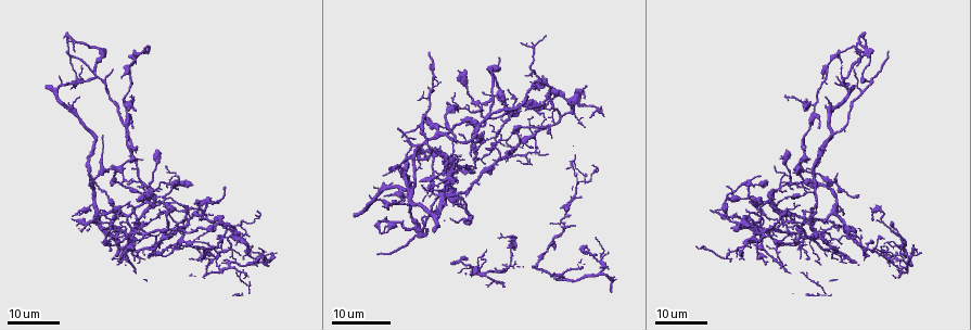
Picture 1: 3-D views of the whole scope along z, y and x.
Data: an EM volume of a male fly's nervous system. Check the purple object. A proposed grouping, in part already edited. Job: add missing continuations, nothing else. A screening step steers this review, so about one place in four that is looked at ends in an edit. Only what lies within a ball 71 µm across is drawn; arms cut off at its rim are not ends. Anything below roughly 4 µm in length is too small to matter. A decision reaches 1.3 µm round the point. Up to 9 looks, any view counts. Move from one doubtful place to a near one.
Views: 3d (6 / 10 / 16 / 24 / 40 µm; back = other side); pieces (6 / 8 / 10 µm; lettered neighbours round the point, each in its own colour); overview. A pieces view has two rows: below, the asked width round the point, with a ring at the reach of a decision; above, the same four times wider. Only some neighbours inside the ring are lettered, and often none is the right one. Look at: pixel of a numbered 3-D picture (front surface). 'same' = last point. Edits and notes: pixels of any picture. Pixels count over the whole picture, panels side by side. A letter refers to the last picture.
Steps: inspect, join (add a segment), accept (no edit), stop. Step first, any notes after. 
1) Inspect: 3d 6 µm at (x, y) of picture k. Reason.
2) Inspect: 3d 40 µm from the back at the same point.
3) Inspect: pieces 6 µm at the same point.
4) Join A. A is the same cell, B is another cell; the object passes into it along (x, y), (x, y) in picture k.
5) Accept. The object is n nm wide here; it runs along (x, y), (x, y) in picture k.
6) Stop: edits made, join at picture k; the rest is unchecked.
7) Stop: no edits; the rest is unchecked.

Inspect: 3d 24 µm at (110, 69) of picture 1. Tapers out.

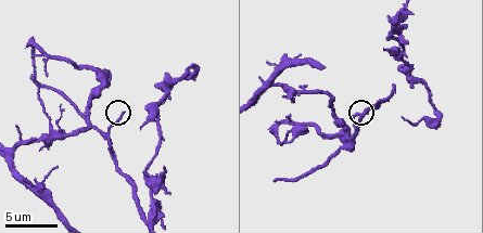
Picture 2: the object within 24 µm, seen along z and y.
Inspect: pieces 10 µm at (123, 112) of picture 2. See the neighbours.

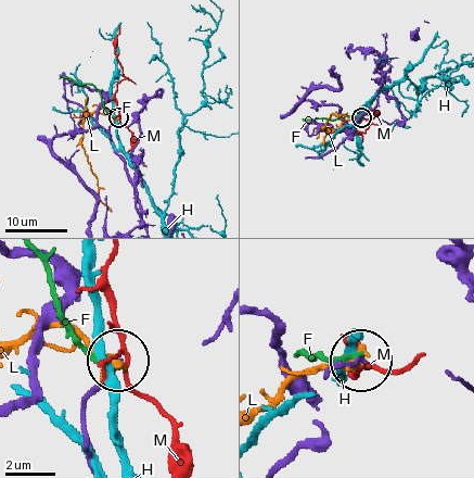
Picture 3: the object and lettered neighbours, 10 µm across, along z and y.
Accept. F, H, L and M are other cells; no lettered segment goes on from it.

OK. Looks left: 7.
Inspect: 3d 16 µm at (129, 94) of picture 1. Tapers out.

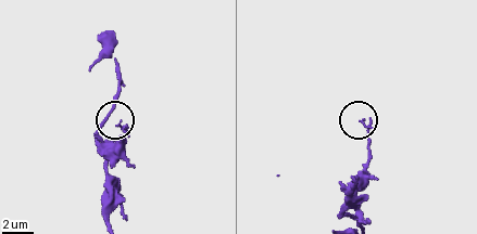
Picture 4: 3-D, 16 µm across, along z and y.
Inspect: pieces 8 µm at (360, 121) of picture 4.

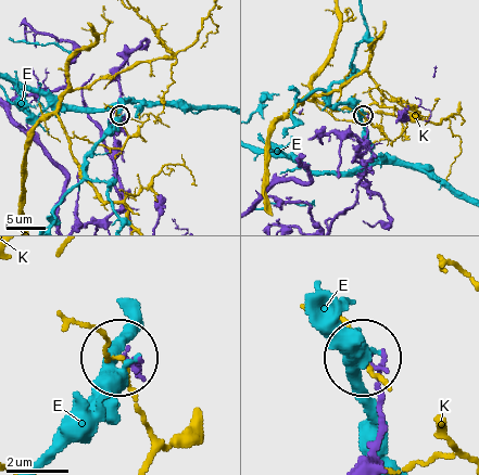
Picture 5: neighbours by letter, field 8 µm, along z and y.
Accept. E and K are other cells; none of them fits.

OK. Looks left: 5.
Inspect: 3d 16 µm at (786, 150) of picture 1. An open end.

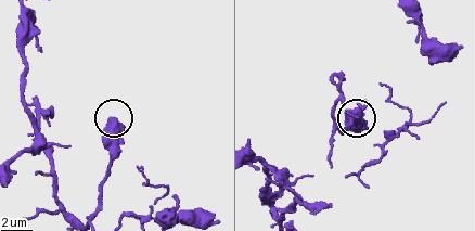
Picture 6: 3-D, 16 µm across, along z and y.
Inspect: pieces 10 µm at (115, 120) of picture 6.

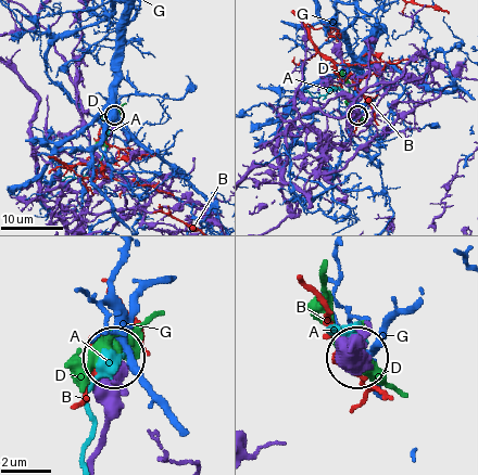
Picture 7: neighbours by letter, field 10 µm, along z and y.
Accept. A, B, D and G are other cells; no lettered segment goes on from it.

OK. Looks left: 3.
Inspect: 3d 24 µm at (485, 148) of picture 1. Branch stops here.

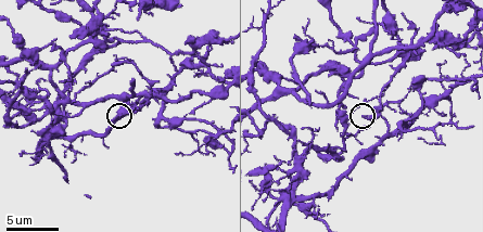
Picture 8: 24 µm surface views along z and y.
Inspect: 3d 10 µm at (118, 116) of picture 8.

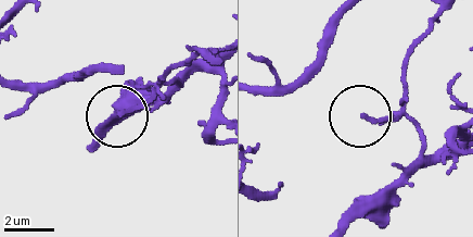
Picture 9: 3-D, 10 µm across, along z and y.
Inspect: pieces 10 µm at (120, 111) of picture 9.

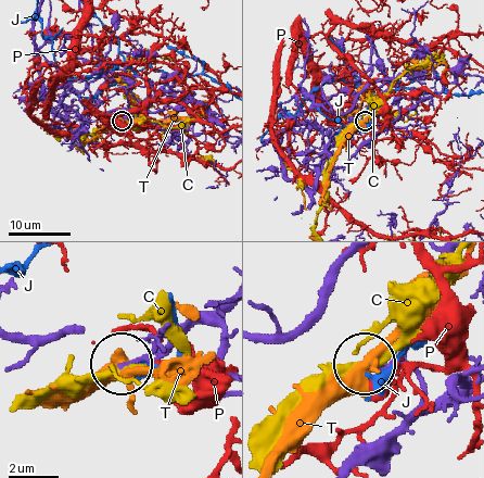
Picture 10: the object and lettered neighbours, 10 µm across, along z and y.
Accept. The object is 160 nm wide here; C, J, P and T are other cells; no lettered segment goes on from it.

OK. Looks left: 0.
Stop: no edits; the rest is unchecked.

